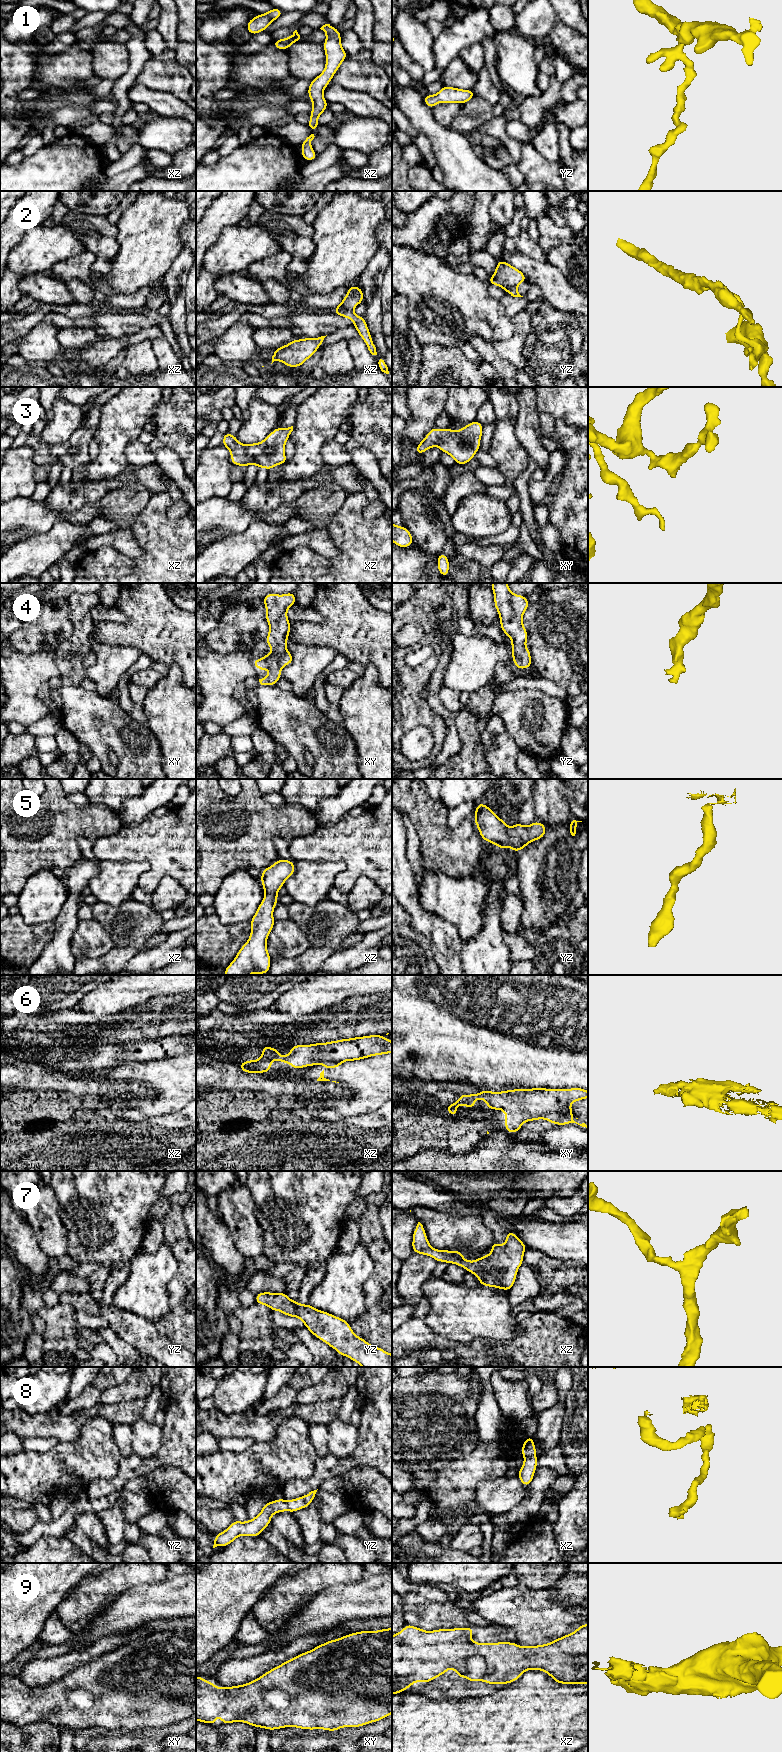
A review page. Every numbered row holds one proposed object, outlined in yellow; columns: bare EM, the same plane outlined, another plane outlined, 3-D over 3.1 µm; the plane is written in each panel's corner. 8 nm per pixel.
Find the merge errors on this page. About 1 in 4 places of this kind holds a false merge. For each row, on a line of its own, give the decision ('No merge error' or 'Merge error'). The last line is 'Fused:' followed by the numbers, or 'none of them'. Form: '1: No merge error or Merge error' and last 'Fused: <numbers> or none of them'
1: No merge error
2: Merge error
3: No merge error
4: No merge error
5: No merge error
6: No merge error
7: No merge error
8: No merge error
9: No merge error
Fused: 2

